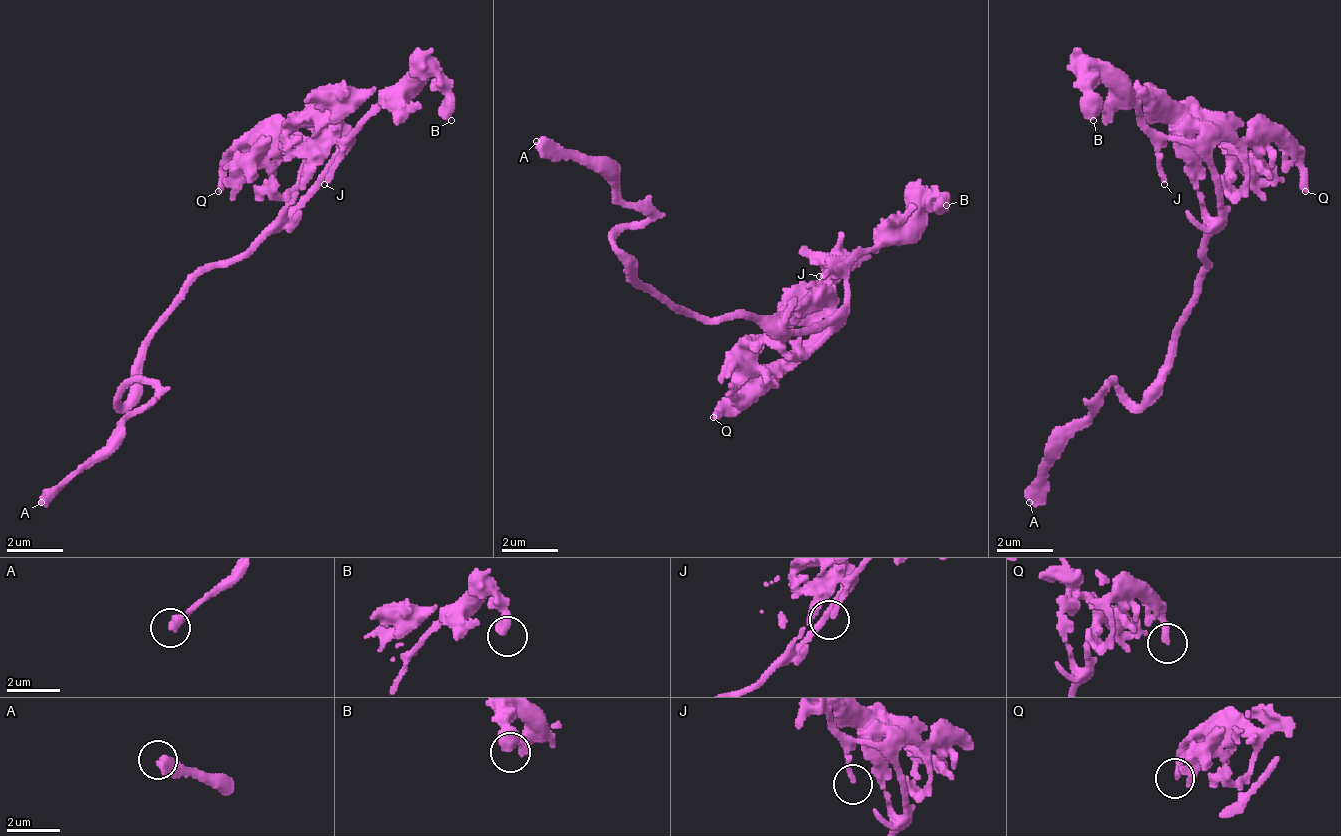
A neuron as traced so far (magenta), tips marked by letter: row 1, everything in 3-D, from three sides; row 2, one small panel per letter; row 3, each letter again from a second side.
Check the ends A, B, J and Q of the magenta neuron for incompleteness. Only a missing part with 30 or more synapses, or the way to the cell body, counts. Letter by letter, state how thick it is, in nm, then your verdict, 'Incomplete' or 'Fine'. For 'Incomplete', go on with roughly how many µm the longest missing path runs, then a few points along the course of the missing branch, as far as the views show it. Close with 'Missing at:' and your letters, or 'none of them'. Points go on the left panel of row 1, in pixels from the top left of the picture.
A: Thickness 380 nm. Incomplete. Missing length about 20 µm
B: Thickness 480 nm. Fine
J: Thickness 150 nm. Fine
Q: Thickness 240 nm. Fine
Missing at: A

